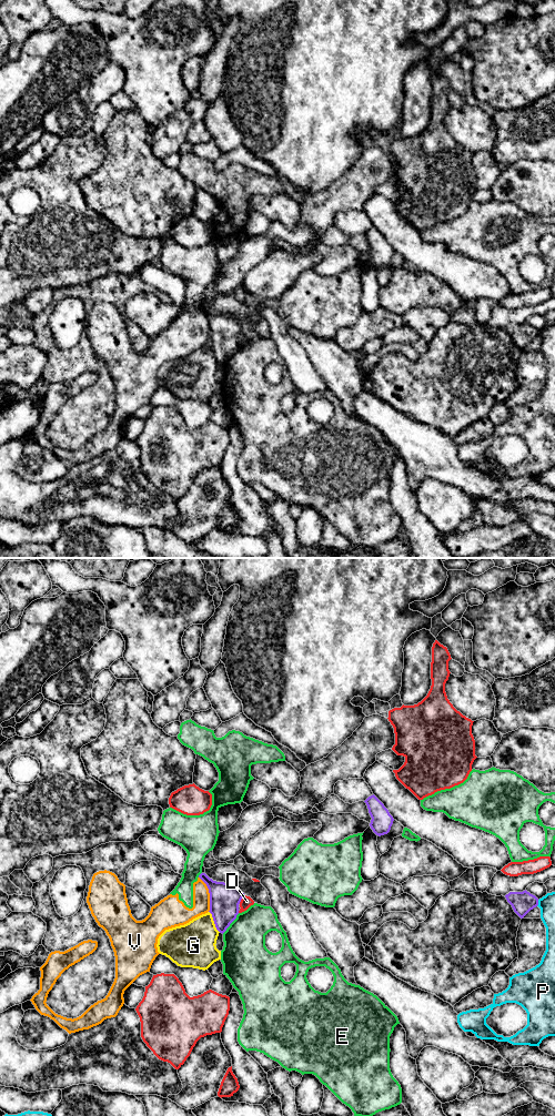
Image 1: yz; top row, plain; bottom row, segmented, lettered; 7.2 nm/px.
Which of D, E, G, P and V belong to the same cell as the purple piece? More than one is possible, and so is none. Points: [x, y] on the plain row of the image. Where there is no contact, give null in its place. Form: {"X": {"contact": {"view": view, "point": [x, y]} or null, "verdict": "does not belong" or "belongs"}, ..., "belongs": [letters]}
{"D": {"contact": {"view": "yz", "point": [241, 331]}, "verdict": "does not belong"}, "E": {"contact": {"view": "yz", "point": [231, 354]}, "verdict": "does not belong"}, "G": {"contact": {"view": "yz", "point": [214, 354]}, "verdict": "does not belong"}, "P": {"contact": {"view": "yz", "point": [537, 335]}, "verdict": "does not belong"}, "V": {"contact": {"view": "yz", "point": [210, 326]}, "verdict": "does not belong"}, "belongs": []}

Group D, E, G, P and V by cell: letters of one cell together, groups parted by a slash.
D / E V / G / P

